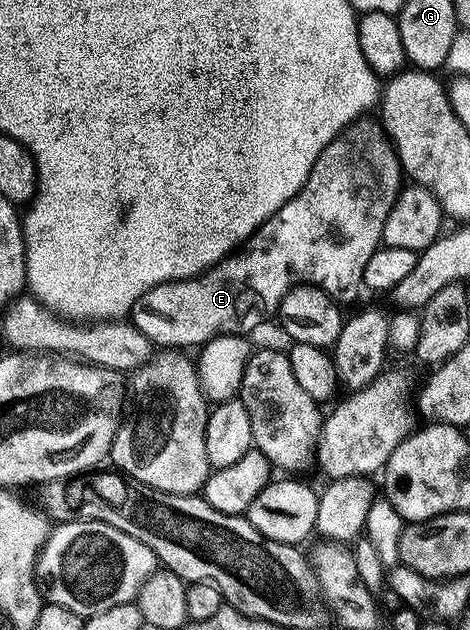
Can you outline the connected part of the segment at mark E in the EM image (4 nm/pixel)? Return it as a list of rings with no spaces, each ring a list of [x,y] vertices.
[[[357,120],[336,135],[325,151],[321,151],[317,163],[313,163],[313,171],[309,171],[309,179],[305,179],[301,191],[225,260],[199,274],[197,279],[166,281],[145,291],[131,309],[130,324],[137,326],[141,335],[151,340],[152,346],[187,351],[190,345],[201,347],[215,337],[251,335],[258,325],[278,314],[283,297],[300,283],[318,285],[340,303],[353,300],[355,293],[351,288],[362,282],[365,263],[369,263],[369,258],[383,245],[385,219],[389,219],[389,211],[405,185],[399,156],[382,124],[378,120],[367,120]]]

